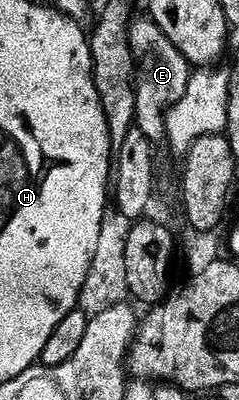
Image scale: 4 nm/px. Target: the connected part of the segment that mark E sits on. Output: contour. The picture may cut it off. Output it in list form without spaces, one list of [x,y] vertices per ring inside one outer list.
[[[147,17],[133,19],[127,29],[127,36],[133,49],[139,50],[139,47],[143,50],[142,54],[139,53],[135,69],[135,125],[140,130],[146,128],[144,134],[150,132],[147,138],[151,142],[158,142],[165,137],[166,112],[179,100],[187,86],[190,65],[175,44]]]

